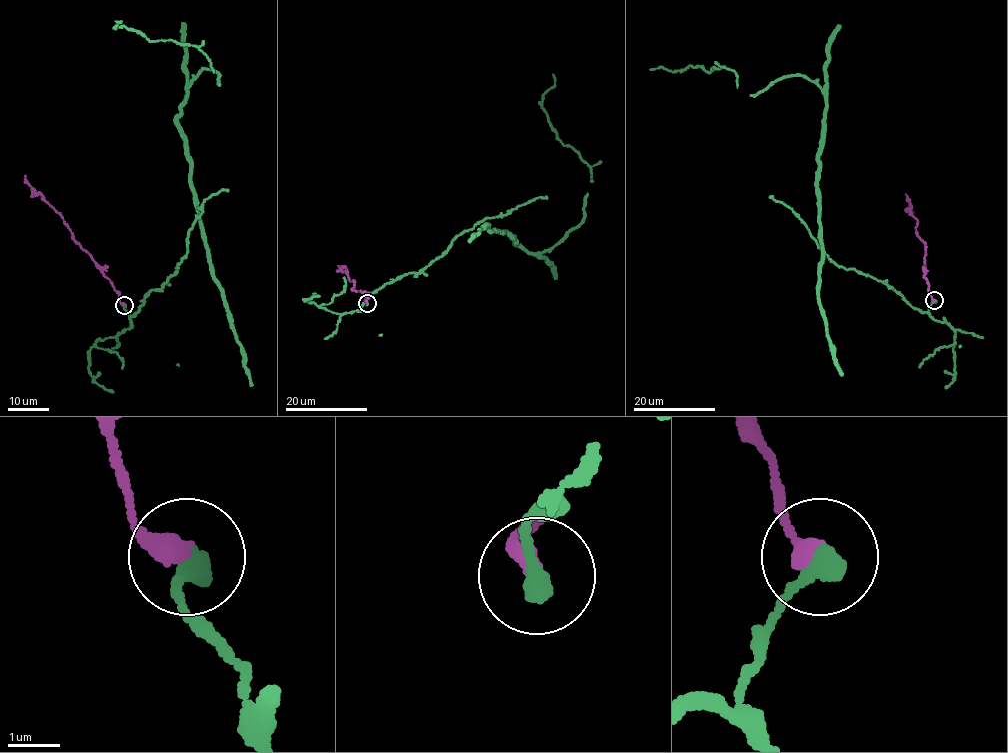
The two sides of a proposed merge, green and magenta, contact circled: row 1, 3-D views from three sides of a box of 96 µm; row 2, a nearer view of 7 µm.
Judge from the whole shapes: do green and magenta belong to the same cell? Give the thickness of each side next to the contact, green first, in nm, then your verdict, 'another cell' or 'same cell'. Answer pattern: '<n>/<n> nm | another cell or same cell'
420/400 nm | another cell

